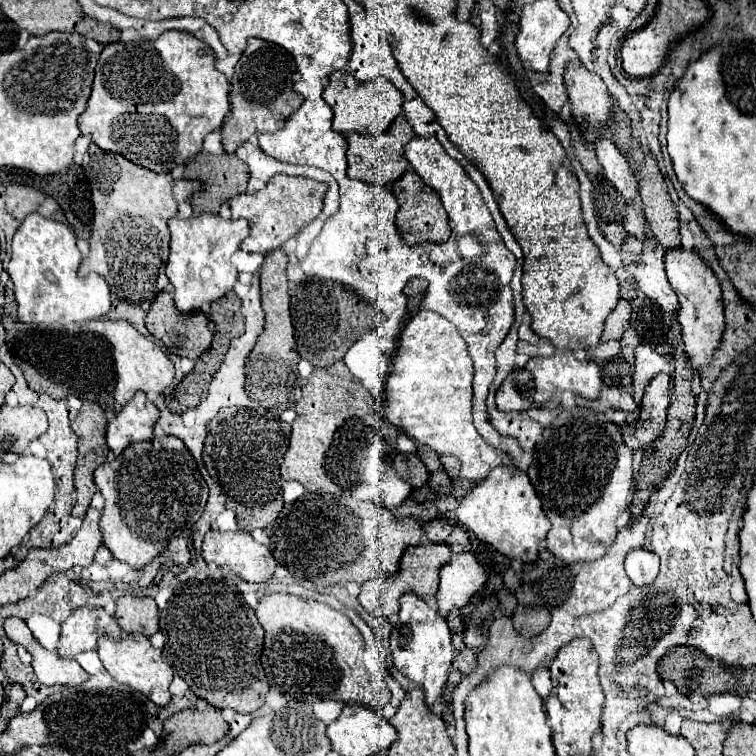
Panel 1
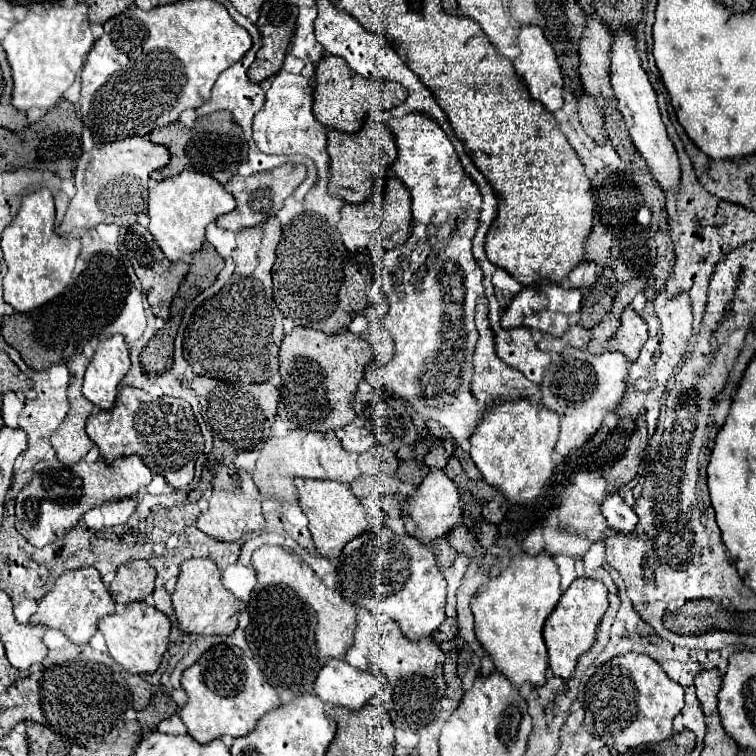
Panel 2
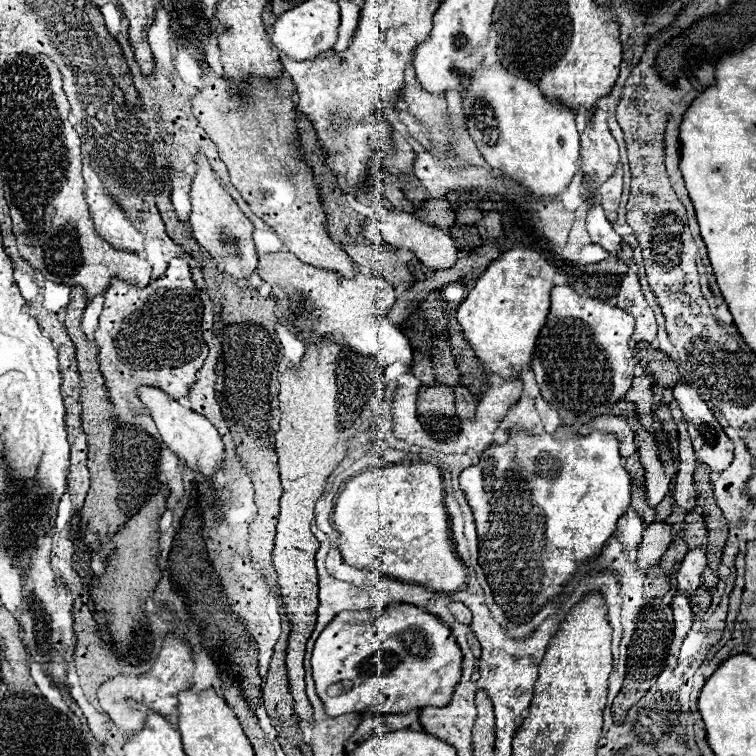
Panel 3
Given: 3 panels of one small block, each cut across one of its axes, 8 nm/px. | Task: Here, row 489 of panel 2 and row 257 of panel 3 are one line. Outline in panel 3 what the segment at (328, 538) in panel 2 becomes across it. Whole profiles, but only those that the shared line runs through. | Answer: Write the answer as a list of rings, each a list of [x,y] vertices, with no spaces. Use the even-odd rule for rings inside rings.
[[[202,62],[202,70],[204,86],[190,98],[192,112],[210,140],[218,146],[220,160],[226,164],[232,184],[240,190],[252,212],[276,230],[284,246],[288,246],[300,262],[352,276],[354,262],[340,244],[334,244],[332,238],[326,236],[326,216],[312,180],[312,170],[296,158],[296,142],[288,142],[296,140],[296,92],[292,80],[286,76],[274,80],[248,78],[242,90],[246,94],[234,96],[228,78],[216,76],[206,62]]]

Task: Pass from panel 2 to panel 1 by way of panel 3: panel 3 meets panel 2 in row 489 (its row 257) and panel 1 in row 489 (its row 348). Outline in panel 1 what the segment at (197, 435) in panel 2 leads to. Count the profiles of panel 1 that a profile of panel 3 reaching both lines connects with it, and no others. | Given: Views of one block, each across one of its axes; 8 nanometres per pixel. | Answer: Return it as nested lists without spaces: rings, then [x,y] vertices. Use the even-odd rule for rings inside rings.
[[[174,436],[152,438],[130,446],[112,462],[96,468],[96,486],[106,500],[100,518],[102,544],[112,556],[134,570],[144,568],[168,546],[168,538],[190,528],[204,512],[208,486],[182,440]]]

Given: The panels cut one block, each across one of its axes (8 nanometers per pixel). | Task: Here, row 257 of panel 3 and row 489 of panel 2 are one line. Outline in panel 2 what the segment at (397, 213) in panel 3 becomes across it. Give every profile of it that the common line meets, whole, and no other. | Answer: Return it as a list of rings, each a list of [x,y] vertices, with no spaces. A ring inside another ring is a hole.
[[[430,470],[426,478],[418,484],[416,492],[402,504],[402,520],[406,532],[422,542],[430,542],[444,536],[456,522],[460,522],[460,496],[456,484],[446,476],[444,470]]]

